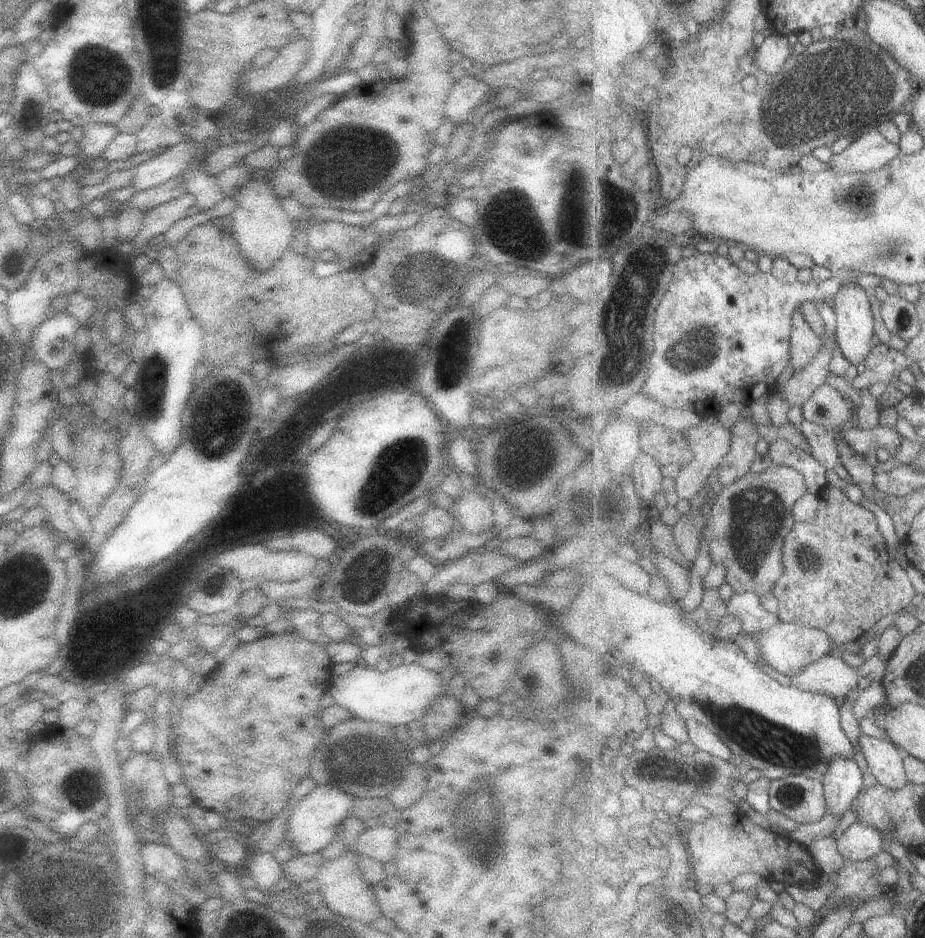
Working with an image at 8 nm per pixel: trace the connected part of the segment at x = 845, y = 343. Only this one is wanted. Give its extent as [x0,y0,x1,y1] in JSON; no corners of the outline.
[834,282,877,367]

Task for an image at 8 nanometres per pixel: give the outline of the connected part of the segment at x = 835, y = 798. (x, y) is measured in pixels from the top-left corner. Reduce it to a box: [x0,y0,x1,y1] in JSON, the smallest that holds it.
[823,756,864,815]

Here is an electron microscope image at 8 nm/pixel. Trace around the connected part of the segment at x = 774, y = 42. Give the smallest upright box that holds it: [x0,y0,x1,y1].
[757,32,794,75]

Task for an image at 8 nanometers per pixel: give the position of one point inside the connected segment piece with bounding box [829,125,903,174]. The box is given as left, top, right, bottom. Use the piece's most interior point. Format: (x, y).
(872, 151)

